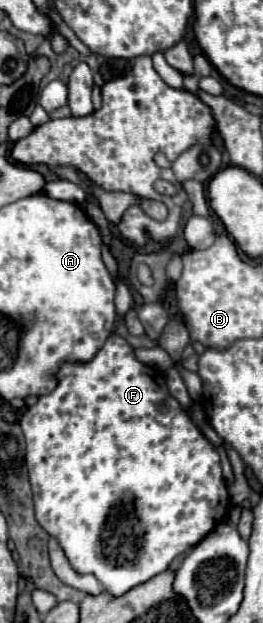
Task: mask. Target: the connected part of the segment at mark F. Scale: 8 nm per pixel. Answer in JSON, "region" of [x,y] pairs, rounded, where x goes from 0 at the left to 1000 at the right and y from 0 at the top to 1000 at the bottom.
{"region":[[[418,538],[395,551],[395,557],[365,567],[365,573],[335,583],[243,583],[221,596],[221,621],[152,637],[144,647],[84,663],[76,685],[99,701],[99,746],[106,746],[106,766],[129,791],[129,814],[137,814],[137,833],[144,839],[221,865],[236,875],[266,907],[281,910],[289,920],[327,923],[350,920],[395,942],[433,958],[456,958],[487,952],[502,942],[555,936],[586,923],[616,920],[624,913],[646,910],[646,904],[700,888],[715,878],[760,872],[859,827],[859,817],[875,811],[867,804],[867,788],[852,778],[844,766],[844,750],[837,750],[837,730],[814,721],[814,714],[760,695],[760,689],[730,679],[730,673],[707,666],[692,650],[646,634],[631,621],[624,599],[601,592],[548,586],[517,576],[510,560],[456,541],[456,538]]]}

